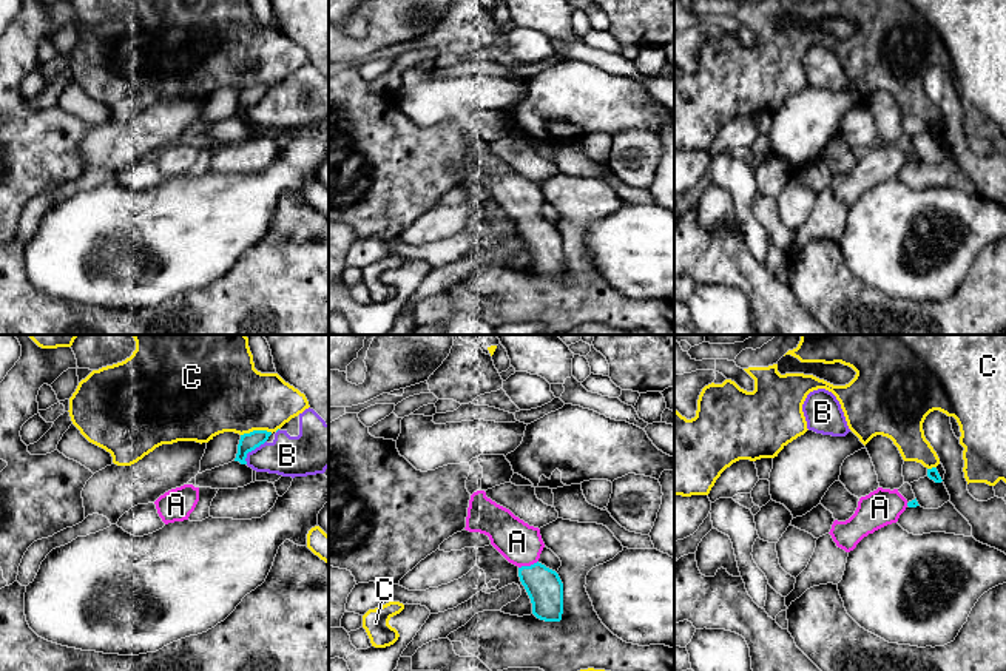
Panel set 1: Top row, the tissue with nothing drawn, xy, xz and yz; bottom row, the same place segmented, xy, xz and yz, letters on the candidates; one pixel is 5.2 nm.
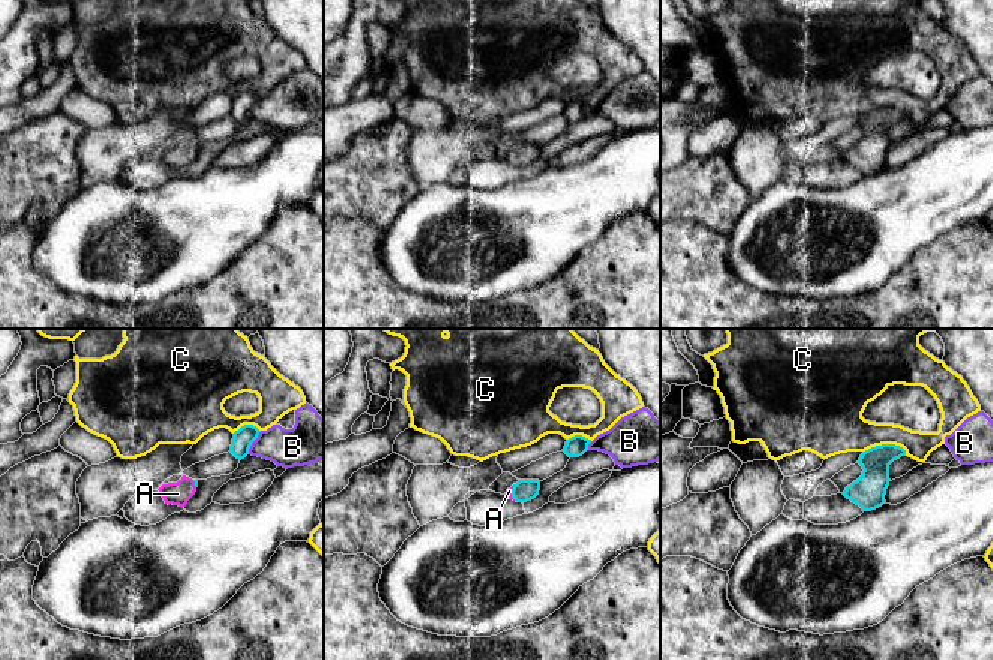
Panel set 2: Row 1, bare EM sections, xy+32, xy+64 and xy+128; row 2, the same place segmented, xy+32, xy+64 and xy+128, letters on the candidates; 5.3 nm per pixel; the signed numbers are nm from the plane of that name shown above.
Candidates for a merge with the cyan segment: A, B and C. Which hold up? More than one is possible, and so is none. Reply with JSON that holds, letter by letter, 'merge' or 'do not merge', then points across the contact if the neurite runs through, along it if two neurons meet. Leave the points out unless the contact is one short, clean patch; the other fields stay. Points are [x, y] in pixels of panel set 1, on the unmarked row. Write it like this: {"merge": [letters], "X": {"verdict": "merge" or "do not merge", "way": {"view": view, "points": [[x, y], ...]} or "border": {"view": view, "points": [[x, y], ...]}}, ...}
{"merge": ["A"], "A": {"verdict": "merge", "way": {"view": "xz", "points": [[543, 239], [528, 221], [525, 207], [517, 196]]}}, "B": {"verdict": "do not merge"}, "C": {"verdict": "do not merge"}}

